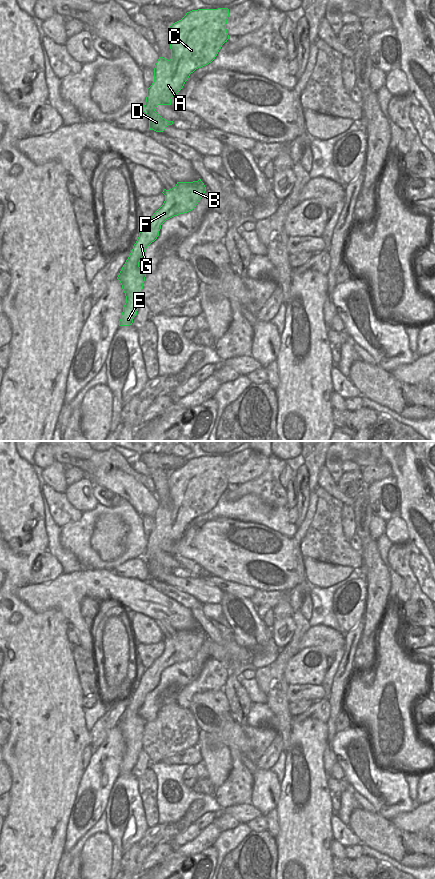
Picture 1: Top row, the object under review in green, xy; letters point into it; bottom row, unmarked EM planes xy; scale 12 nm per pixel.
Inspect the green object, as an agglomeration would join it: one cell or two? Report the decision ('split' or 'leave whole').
leave whole

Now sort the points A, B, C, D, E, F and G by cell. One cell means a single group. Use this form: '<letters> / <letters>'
A B C D E F G

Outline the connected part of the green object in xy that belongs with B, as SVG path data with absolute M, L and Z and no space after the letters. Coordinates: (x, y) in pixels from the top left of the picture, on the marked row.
M200 178L193 182L177 182L174 188L163 190L162 193L165 195L163 205L143 225L128 259L117 277L126 296L119 326L132 325L142 302L142 289L146 273L139 267L139 262L146 248L157 239L161 225L166 220L193 210L205 191L206 187Z

